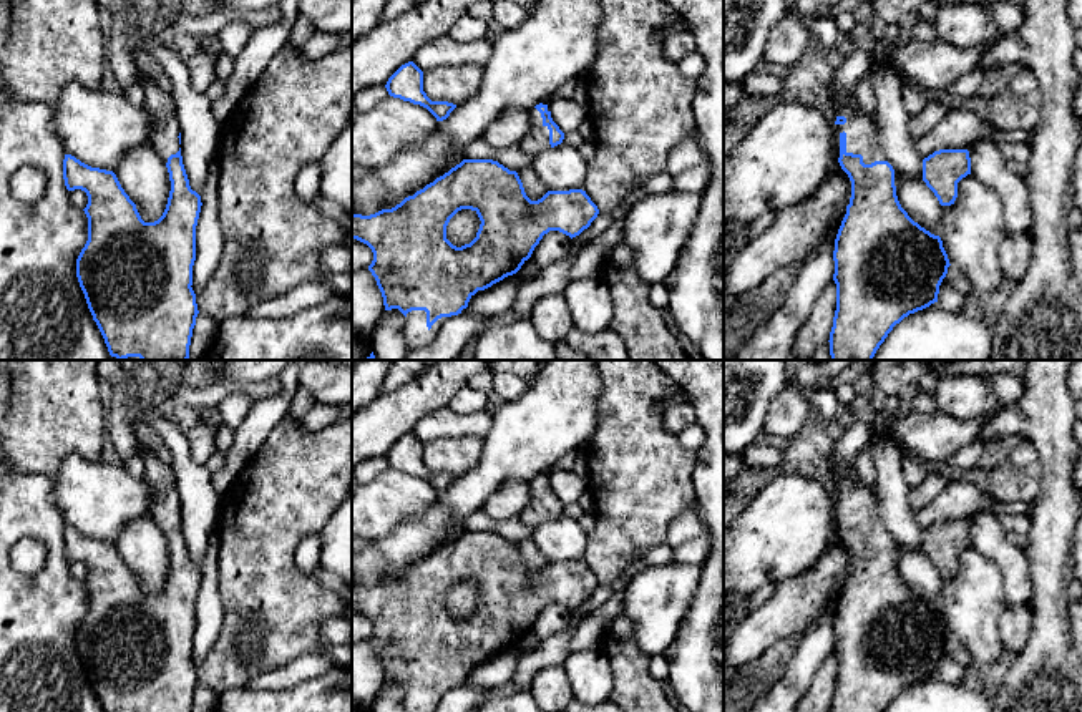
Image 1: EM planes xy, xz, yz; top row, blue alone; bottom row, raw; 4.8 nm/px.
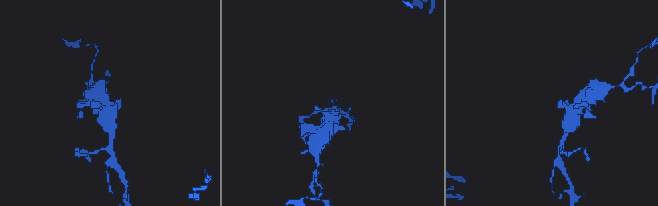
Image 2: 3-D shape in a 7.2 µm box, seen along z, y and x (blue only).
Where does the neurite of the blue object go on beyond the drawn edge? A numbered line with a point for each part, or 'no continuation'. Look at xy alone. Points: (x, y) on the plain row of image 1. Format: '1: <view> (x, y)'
1: xy (160, 477)

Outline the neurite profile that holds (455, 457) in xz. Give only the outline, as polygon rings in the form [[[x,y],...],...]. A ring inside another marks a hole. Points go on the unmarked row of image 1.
[[[458,436],[423,443],[423,463],[431,473],[448,473],[456,478],[478,465],[485,438]]]

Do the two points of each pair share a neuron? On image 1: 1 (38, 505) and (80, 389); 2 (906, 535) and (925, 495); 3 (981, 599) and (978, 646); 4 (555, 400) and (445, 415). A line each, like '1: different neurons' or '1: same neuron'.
1: different neurons
2: different neurons
3: same neuron
4: different neurons

